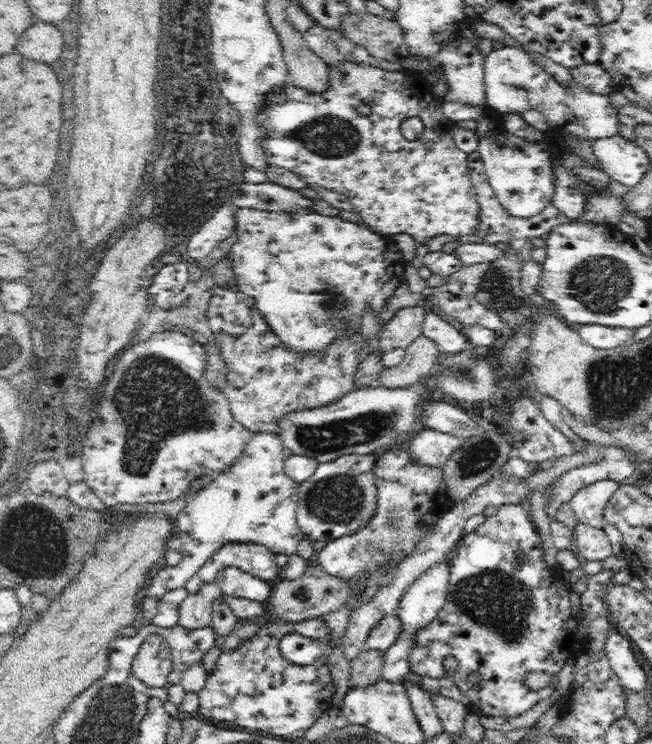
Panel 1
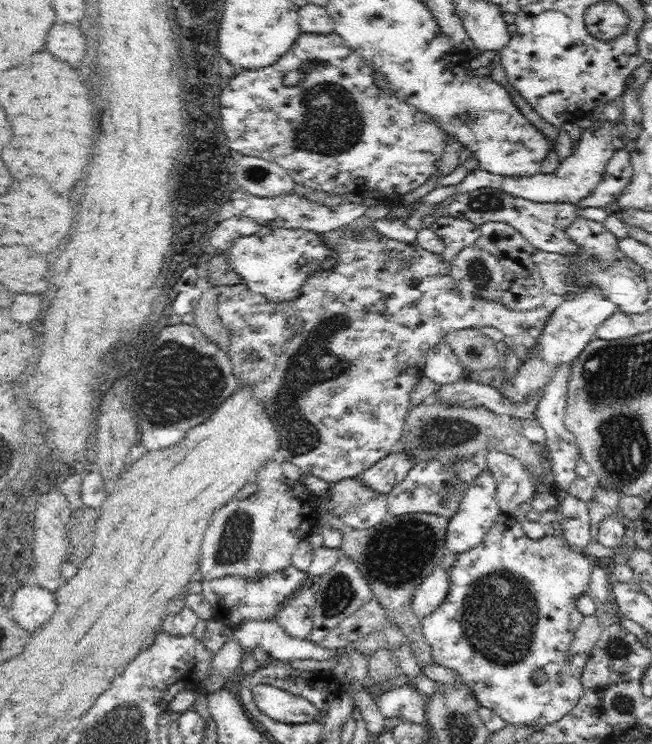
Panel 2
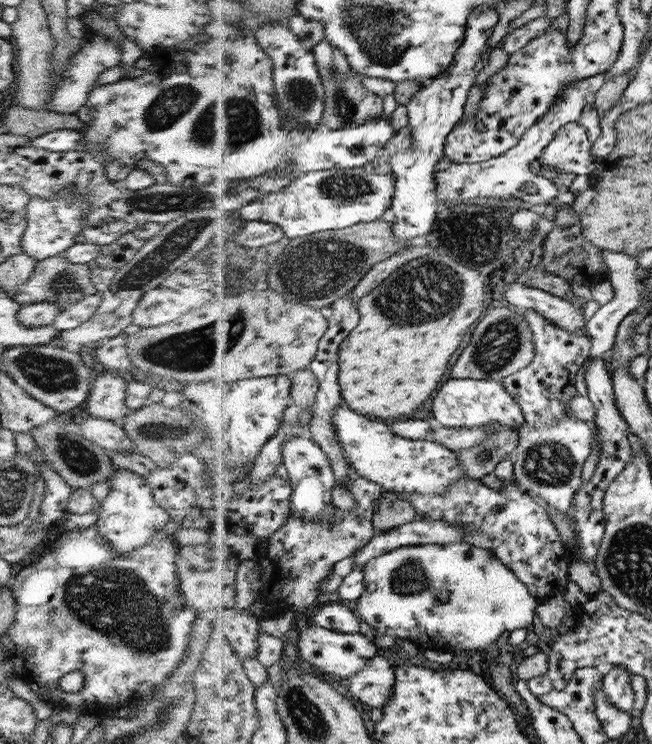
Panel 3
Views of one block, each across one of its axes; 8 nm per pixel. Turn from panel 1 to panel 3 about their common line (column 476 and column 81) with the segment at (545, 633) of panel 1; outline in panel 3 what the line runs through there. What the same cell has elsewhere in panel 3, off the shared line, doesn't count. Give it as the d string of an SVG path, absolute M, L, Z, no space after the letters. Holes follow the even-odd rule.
M96 527L81 529L73 528L62 532L53 541L48 542L46 551L42 551L38 559L33 559L33 563L22 568L16 576L10 580L9 587L15 598L15 617L5 632L12 640L14 649L9 658L13 664L13 672L23 681L31 685L31 689L37 694L51 694L53 702L58 707L70 704L70 706L80 706L86 715L100 715L100 717L112 716L112 711L116 708L133 706L141 698L149 698L157 688L160 688L167 680L167 676L172 674L182 663L185 654L189 652L189 642L193 632L193 624L198 614L194 609L185 607L180 583L176 578L176 557L178 548L174 546L176 539L182 539L166 533L164 529L158 529L156 534L136 550L118 554L113 546L97 532ZM80 670L84 674L83 687L77 692L65 692L58 687L60 678L68 672Z

